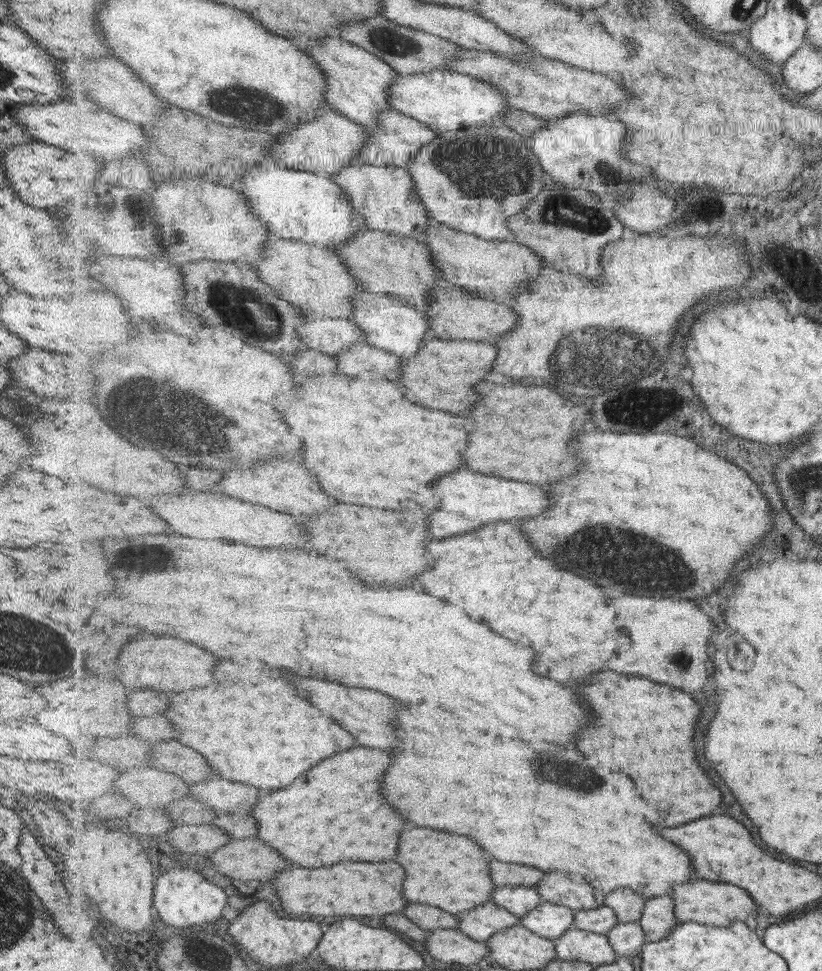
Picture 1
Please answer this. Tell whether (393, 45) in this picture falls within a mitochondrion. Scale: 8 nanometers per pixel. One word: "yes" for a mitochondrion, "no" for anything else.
yes

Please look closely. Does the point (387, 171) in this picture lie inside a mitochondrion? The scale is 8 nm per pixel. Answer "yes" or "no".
no

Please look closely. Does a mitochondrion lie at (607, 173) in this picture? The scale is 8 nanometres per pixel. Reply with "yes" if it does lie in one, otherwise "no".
yes

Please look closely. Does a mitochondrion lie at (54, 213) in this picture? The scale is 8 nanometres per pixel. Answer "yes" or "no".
no

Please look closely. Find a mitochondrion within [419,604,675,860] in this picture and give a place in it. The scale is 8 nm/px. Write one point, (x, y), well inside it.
(580, 778)

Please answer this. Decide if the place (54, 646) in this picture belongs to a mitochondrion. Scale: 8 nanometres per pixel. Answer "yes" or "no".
yes

